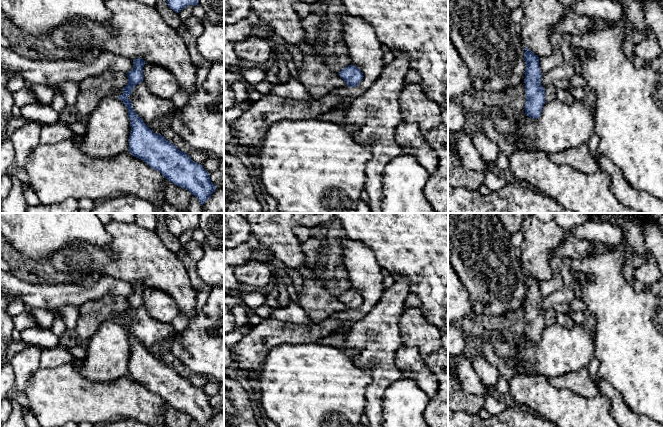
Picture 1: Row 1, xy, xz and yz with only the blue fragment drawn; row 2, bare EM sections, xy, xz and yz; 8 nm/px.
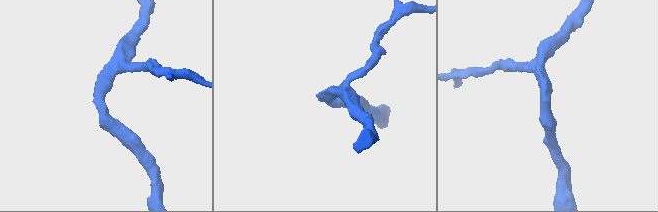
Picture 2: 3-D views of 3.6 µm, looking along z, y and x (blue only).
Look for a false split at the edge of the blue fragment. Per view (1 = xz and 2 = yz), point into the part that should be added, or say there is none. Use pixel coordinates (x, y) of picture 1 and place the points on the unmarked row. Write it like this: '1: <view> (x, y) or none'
1: none
2: none

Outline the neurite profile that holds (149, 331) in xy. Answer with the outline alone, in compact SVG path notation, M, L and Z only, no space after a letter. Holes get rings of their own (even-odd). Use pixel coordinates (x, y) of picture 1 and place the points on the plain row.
M143 306L134 311L132 318L128 322L134 335L147 350L154 344L174 334L174 328L171 323L162 323L151 318Z

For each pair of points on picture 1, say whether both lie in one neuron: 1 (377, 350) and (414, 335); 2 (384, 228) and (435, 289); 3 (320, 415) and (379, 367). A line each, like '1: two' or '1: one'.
1: two
2: one
3: two

